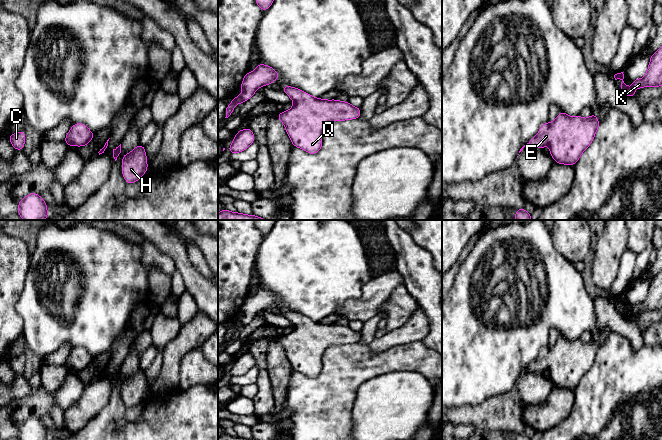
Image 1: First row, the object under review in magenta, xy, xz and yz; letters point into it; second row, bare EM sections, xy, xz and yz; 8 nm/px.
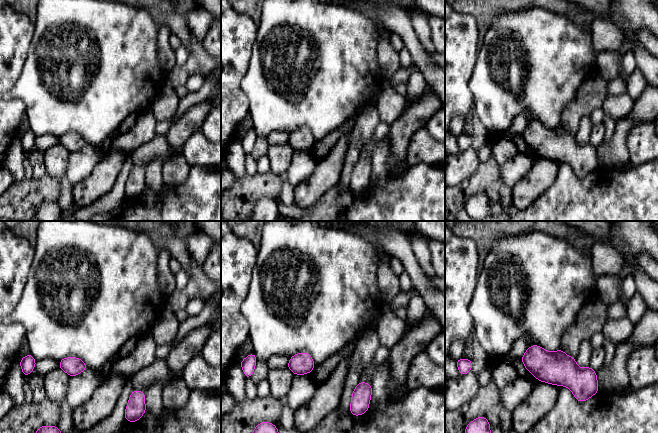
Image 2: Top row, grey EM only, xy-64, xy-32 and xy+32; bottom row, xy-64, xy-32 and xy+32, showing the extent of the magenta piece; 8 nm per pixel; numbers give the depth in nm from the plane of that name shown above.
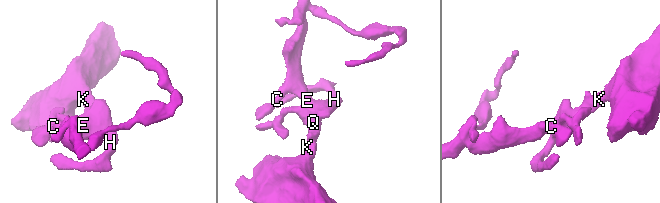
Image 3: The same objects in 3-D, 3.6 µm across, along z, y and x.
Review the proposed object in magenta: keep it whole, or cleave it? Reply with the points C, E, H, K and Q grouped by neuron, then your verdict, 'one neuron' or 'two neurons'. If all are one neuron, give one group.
C E H K Q | one neuron

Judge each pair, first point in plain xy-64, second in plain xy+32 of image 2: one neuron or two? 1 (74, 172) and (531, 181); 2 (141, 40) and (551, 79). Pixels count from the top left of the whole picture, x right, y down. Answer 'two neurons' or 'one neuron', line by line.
1: two neurons
2: one neuron

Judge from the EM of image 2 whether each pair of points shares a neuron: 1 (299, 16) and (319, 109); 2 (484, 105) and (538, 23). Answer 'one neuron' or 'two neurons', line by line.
1: one neuron
2: one neuron

